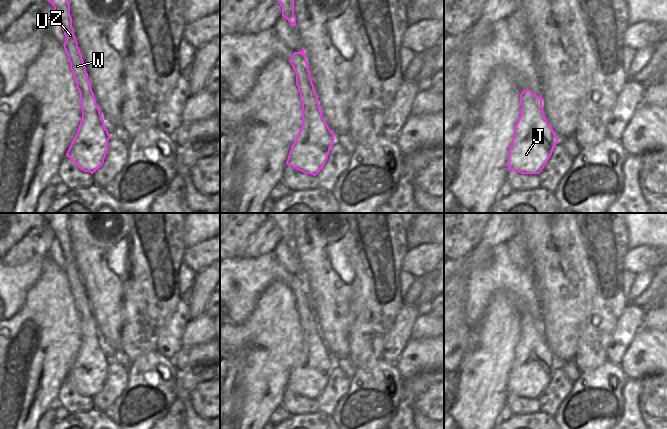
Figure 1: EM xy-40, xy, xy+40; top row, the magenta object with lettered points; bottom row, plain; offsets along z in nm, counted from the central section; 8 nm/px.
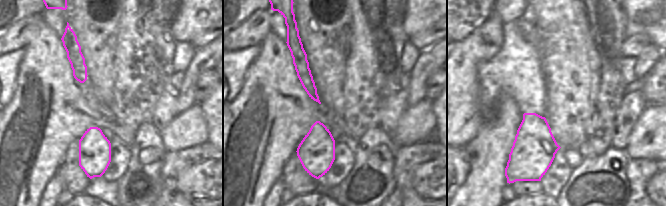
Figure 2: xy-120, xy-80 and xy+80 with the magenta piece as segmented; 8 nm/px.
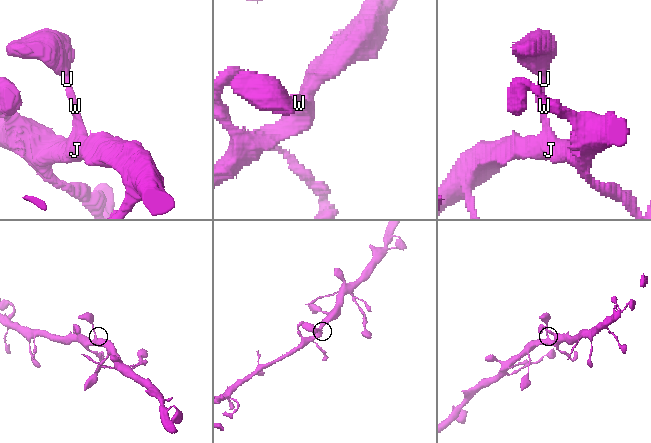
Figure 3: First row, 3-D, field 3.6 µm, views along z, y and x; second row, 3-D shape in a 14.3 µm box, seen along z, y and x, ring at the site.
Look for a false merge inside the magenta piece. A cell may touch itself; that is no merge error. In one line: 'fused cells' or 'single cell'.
single cell

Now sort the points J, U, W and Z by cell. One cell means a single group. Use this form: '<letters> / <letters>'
J U W Z

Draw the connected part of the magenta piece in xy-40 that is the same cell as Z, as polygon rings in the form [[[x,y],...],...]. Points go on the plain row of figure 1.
[[[68,213],[40,214],[44,217],[46,224],[54,231],[55,238],[60,243],[66,261],[63,270],[68,279],[76,311],[80,317],[82,343],[66,380],[71,382],[78,392],[93,398],[104,387],[110,359],[104,350],[105,346],[96,327],[88,297],[74,259],[68,227]]]

